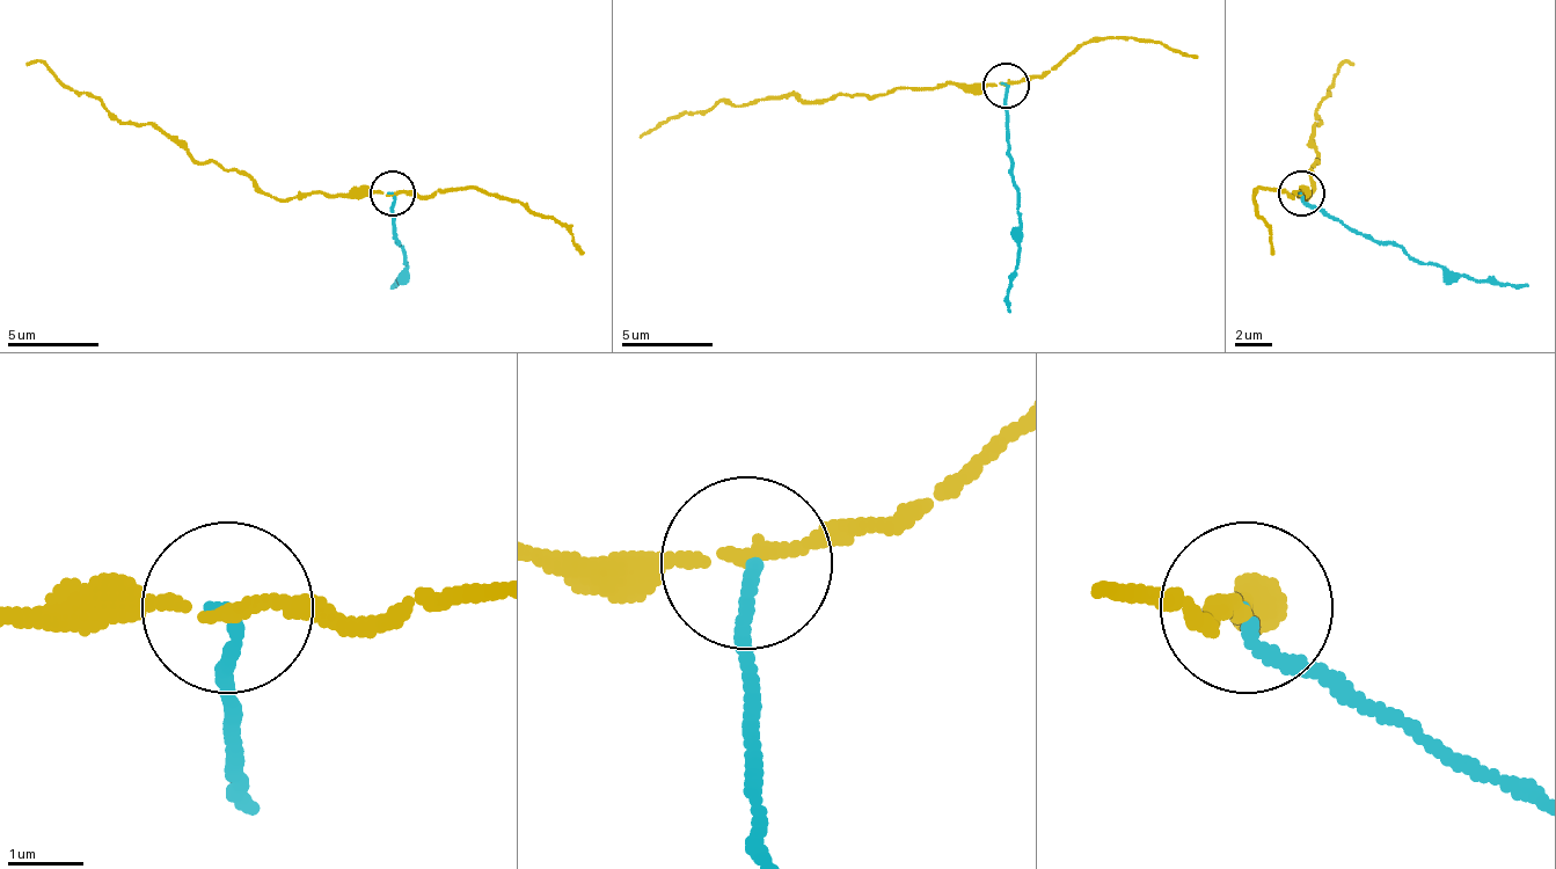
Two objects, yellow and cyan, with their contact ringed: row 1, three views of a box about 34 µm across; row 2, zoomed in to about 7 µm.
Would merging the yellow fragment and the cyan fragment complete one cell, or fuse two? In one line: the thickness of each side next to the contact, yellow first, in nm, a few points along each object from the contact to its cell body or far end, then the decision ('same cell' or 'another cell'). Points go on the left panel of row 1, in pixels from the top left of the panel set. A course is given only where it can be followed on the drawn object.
calibres 160 and 160 nm; course yellow (393, 194), (275, 198), (247, 175), (197, 162), (160, 130), (119, 121), (42, 61), (28, 66); course cyan (393, 194), (393, 231), (407, 267), (393, 285), (397, 285); another cell

